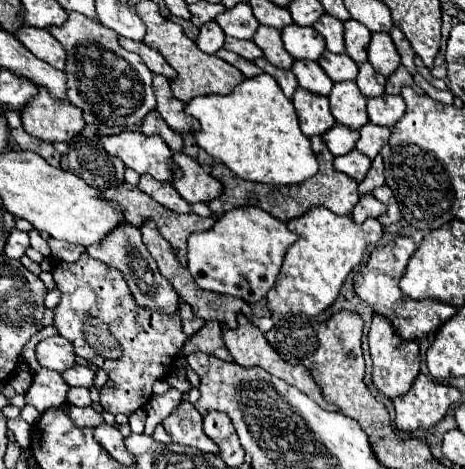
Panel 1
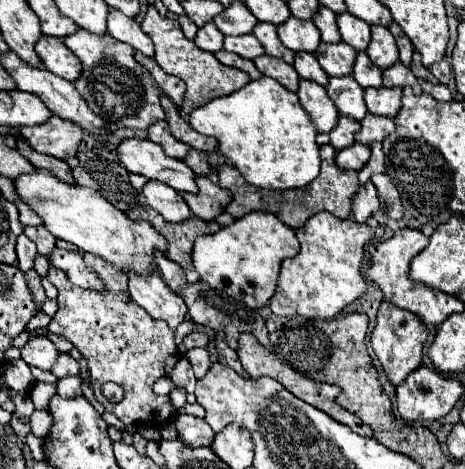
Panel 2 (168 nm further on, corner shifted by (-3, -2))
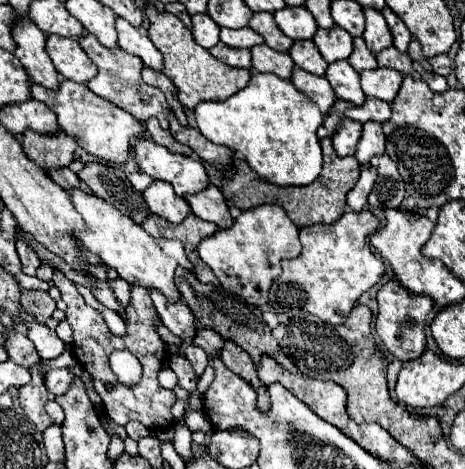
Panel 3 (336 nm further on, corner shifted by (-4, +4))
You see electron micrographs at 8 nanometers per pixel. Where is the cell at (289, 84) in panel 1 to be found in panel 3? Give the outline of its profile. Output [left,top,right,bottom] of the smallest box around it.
[252,44,294,80]

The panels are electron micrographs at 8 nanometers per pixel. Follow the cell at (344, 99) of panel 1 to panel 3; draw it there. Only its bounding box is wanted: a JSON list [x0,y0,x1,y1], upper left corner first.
[326,60,366,106]

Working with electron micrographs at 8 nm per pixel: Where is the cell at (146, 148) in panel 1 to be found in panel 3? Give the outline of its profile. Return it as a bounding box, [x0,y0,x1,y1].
[134,138,208,196]

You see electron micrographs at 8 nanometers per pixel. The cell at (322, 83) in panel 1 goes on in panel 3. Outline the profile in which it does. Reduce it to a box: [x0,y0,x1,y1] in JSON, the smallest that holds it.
[290,40,328,76]

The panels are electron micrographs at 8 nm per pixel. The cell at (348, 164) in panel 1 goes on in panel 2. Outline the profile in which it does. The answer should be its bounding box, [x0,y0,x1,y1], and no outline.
[337,142,371,170]

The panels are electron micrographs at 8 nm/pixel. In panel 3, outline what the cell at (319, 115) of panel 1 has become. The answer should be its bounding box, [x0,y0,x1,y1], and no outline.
[290,68,338,114]

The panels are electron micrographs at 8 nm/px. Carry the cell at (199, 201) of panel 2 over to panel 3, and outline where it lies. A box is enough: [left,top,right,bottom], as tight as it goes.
[186,184,232,228]

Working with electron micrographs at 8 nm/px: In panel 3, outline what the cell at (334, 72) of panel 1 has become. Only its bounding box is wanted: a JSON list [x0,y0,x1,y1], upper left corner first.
[312,26,352,64]

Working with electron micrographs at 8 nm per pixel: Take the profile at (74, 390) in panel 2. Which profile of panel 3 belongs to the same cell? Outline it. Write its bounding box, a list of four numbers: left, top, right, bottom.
[46,368,74,396]

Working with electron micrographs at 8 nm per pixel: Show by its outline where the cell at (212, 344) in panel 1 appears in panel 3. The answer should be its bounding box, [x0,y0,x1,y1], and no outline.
[220,340,268,410]

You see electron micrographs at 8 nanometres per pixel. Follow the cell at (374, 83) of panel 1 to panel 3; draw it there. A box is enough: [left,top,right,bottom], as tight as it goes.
[348,38,378,72]

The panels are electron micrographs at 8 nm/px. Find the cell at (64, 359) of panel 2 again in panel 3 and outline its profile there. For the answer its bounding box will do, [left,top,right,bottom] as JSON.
[22,310,64,360]

